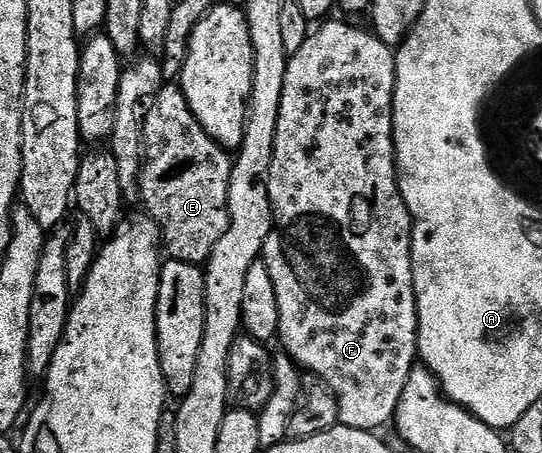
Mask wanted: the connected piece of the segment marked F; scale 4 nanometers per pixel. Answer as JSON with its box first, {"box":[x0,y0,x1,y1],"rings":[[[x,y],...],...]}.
{"box":[263,21,418,432],"rings":[[[325,21],[321,27],[312,32],[307,41],[303,41],[303,49],[289,57],[287,65],[287,77],[283,77],[283,101],[279,105],[279,125],[275,129],[275,153],[271,157],[271,173],[269,174],[269,196],[273,206],[273,227],[267,233],[267,241],[263,252],[263,261],[271,273],[271,281],[275,285],[275,297],[279,301],[279,343],[282,343],[284,354],[288,355],[302,372],[316,375],[320,382],[331,388],[337,396],[339,405],[340,426],[359,429],[360,431],[380,432],[384,423],[392,424],[397,414],[397,406],[403,397],[403,389],[407,385],[407,377],[412,373],[418,362],[417,353],[417,298],[413,288],[413,262],[411,261],[411,236],[413,233],[413,219],[409,216],[407,205],[401,196],[401,190],[397,184],[397,154],[393,151],[393,94],[395,93],[395,81],[397,80],[397,57],[394,48],[383,45],[379,37],[372,30],[361,27],[352,27],[349,23],[329,23]]]}

